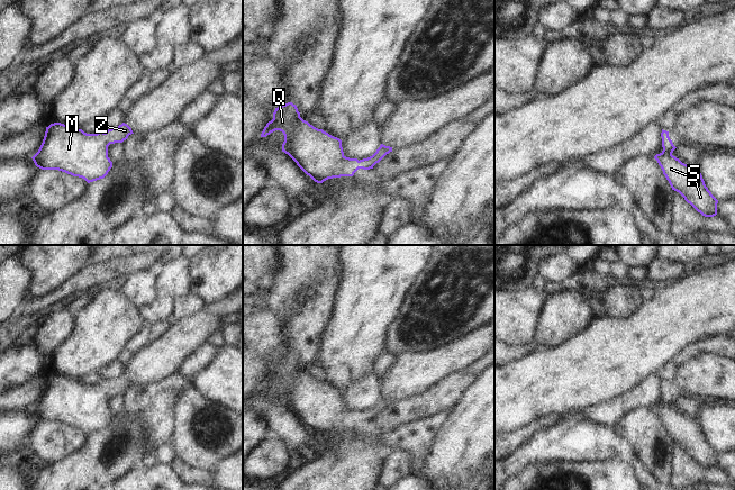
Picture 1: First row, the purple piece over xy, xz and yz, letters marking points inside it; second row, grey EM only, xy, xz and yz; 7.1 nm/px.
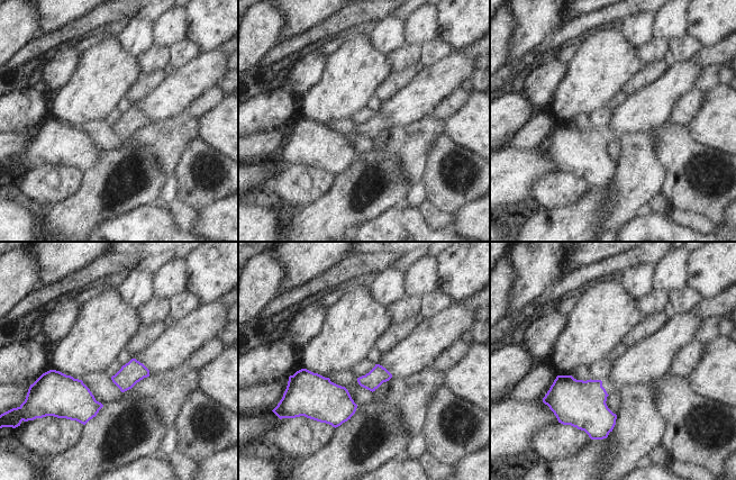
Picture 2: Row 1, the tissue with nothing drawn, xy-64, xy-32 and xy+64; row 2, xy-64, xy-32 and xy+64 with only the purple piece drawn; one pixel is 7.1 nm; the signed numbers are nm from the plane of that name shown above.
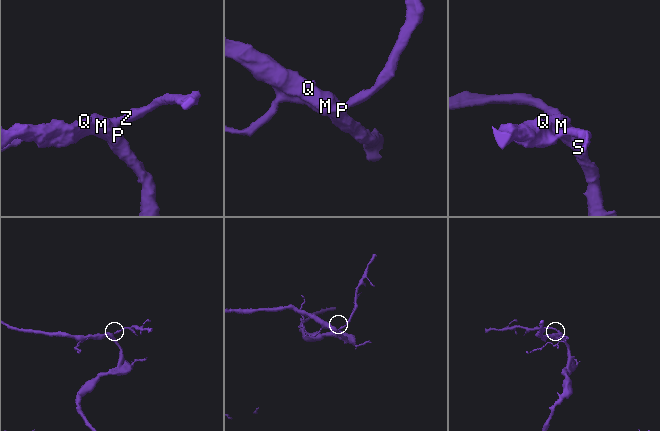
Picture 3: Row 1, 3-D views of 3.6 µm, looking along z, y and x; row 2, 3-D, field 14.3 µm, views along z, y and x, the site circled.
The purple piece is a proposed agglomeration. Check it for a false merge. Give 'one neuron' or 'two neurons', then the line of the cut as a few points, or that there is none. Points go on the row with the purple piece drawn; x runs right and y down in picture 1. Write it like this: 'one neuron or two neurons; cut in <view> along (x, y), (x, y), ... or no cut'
one neuron; no cut

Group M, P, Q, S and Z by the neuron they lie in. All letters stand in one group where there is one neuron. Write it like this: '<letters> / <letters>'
M P Q S Z

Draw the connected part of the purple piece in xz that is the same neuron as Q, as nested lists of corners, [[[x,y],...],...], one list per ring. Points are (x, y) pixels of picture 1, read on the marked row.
[[[292,102],[275,108],[273,119],[266,124],[261,137],[275,130],[284,135],[282,152],[317,183],[333,178],[353,176],[359,169],[373,169],[392,152],[392,147],[381,144],[368,158],[359,161],[346,157],[342,140],[303,120]]]

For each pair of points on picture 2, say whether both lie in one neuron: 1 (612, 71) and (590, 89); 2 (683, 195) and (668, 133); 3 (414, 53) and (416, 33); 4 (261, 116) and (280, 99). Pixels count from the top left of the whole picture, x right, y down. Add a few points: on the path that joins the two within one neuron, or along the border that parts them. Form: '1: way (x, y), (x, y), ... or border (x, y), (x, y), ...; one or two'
1: way (607, 74), (596, 83); one
2: way (672, 179), (672, 148); one
3: border (405, 43), (419, 44), (421, 46); two
4: way (265, 112), (275, 103); one

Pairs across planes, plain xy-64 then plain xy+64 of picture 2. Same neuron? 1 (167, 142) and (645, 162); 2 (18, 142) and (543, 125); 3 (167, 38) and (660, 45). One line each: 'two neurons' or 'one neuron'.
1: one neuron
2: one neuron
3: two neurons

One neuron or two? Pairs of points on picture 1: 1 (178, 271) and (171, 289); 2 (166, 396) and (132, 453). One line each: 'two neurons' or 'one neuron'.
1: one neuron
2: one neuron

